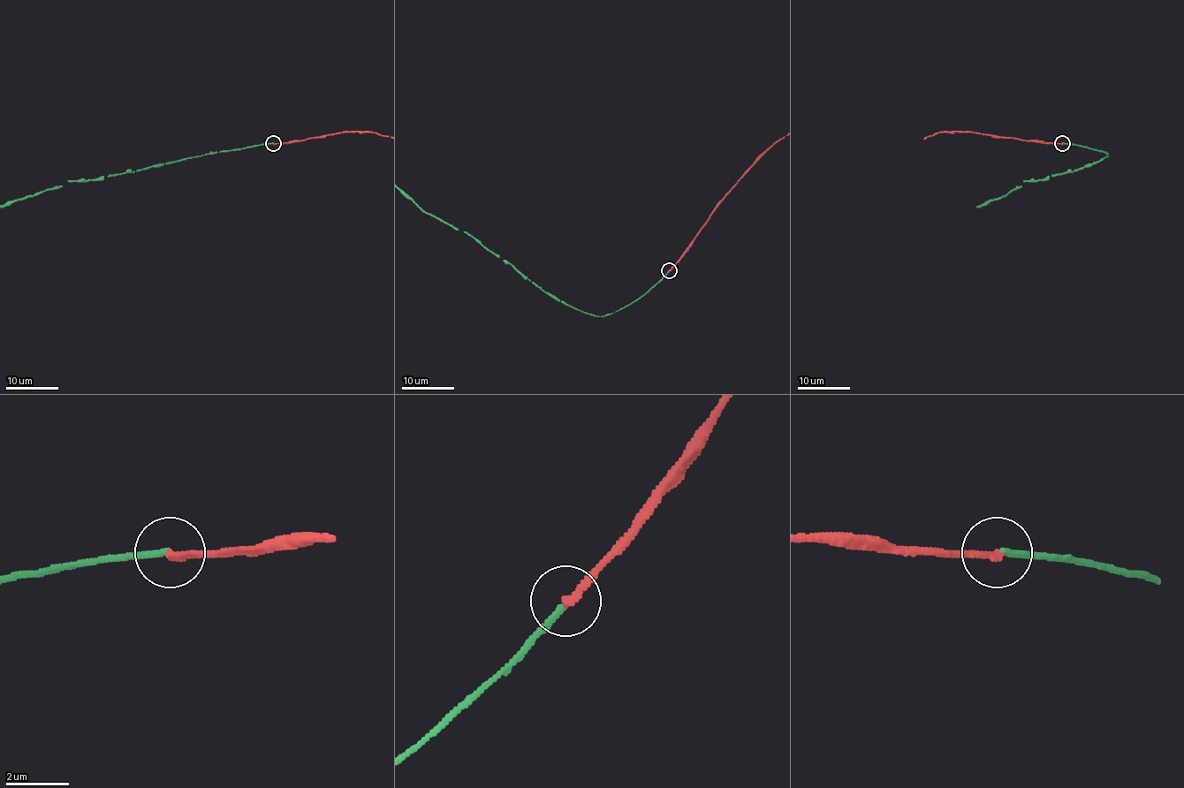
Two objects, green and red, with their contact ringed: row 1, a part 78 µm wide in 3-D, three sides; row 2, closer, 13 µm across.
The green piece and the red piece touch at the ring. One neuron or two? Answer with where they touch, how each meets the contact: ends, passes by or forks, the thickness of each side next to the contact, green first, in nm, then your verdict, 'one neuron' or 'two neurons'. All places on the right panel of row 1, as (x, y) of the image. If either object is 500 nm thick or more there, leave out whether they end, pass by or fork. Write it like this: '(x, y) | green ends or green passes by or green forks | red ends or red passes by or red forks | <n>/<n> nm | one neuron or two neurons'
(1062, 143) | green ends | red ends | 190/220 nm | two neurons

